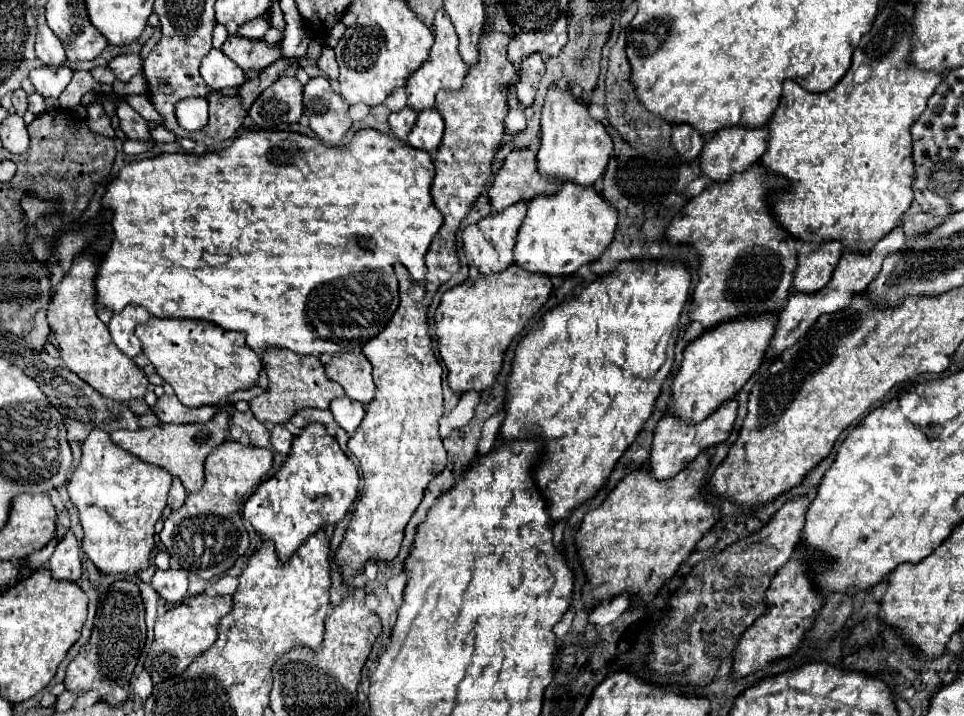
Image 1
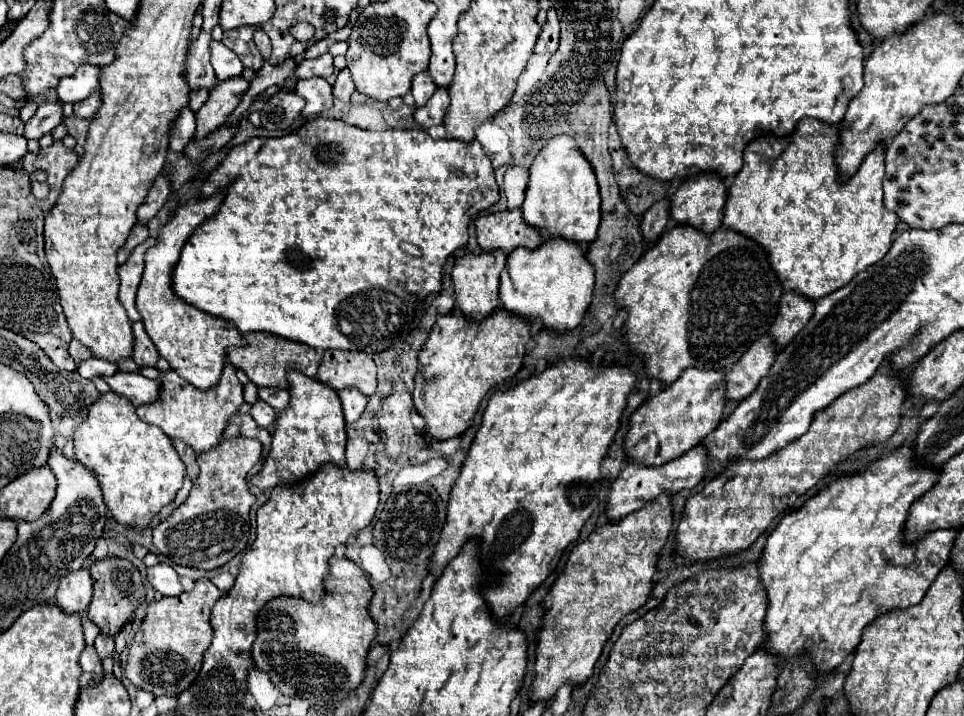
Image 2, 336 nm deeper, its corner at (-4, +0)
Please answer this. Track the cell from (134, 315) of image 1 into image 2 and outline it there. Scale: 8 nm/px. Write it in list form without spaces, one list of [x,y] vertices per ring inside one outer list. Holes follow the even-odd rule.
[[[148,238],[144,240],[142,244],[138,244],[130,258],[118,268],[118,274],[120,274],[120,290],[118,290],[118,300],[120,304],[124,306],[124,310],[128,312],[128,318],[132,322],[140,320],[140,314],[136,310],[136,290],[138,290],[138,284],[142,280],[142,272],[144,272],[144,254],[148,248],[152,248],[156,244],[156,238]]]

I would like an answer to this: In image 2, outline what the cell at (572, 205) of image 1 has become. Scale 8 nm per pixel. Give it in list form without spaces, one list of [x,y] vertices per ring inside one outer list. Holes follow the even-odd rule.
[[[564,238],[544,240],[536,250],[514,250],[508,254],[504,274],[506,278],[500,278],[502,306],[530,320],[540,318],[546,328],[556,332],[576,328],[592,302],[596,270],[588,262],[586,248],[572,246]]]

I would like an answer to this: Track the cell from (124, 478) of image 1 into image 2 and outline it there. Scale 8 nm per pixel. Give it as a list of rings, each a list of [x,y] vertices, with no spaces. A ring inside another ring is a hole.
[[[116,392],[102,394],[100,400],[90,406],[88,420],[74,432],[74,452],[76,460],[96,474],[112,518],[118,524],[130,526],[134,532],[142,532],[150,520],[174,500],[186,474],[172,440],[162,434],[160,428],[142,422],[134,414],[128,398]]]

